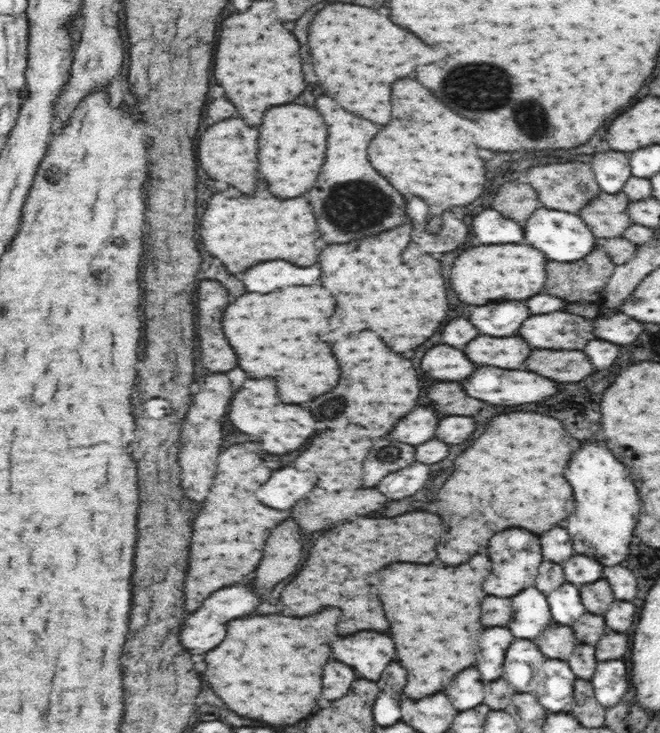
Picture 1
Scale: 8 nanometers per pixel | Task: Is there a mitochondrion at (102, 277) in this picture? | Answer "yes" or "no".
yes

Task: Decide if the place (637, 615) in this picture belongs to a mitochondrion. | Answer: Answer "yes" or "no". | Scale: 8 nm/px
no

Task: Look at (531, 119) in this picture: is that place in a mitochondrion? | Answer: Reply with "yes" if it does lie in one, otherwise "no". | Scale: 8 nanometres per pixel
yes

